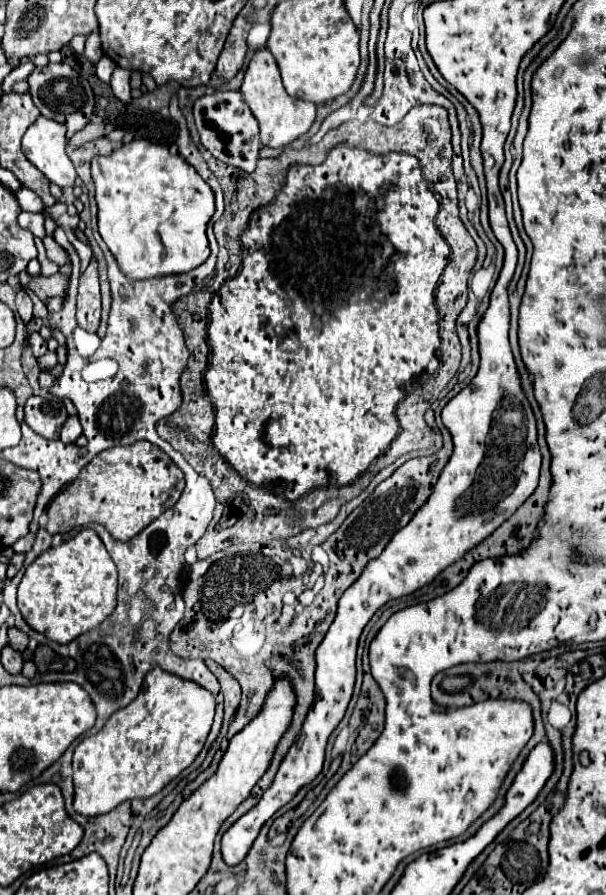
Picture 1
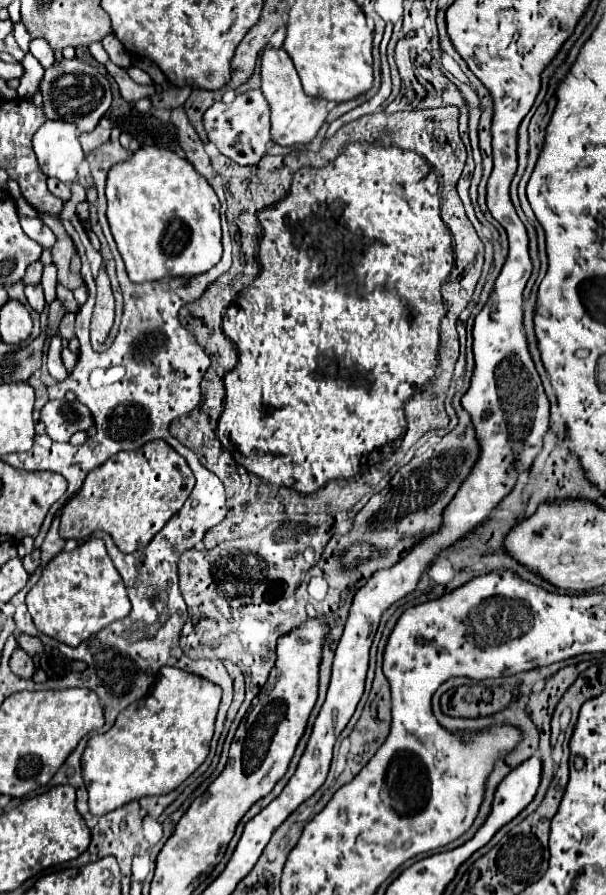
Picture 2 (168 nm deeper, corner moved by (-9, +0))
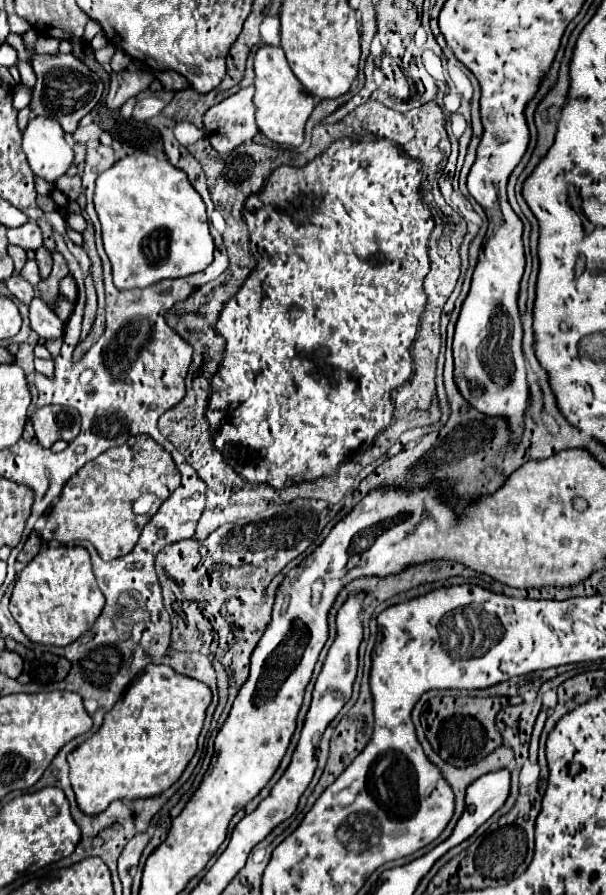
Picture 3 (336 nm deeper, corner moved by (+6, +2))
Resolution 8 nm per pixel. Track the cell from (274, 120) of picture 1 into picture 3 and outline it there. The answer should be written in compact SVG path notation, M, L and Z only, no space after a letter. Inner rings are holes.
M260 45L254 55L254 73L256 73L254 105L256 105L256 125L260 133L274 143L292 145L292 147L302 145L304 125L316 103L288 67L284 51L280 47Z

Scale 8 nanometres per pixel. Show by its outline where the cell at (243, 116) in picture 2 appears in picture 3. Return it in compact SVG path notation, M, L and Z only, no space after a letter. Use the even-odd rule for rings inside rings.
M254 87L240 89L238 93L222 99L220 103L212 105L204 113L204 137L208 143L216 149L216 153L230 153L242 143L252 141L252 137L258 133L256 121L254 121Z

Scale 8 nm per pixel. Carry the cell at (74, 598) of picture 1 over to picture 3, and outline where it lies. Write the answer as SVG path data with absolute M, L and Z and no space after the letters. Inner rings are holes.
M60 545L42 549L18 575L10 597L10 613L30 641L66 647L92 627L104 603L88 551L80 545Z

